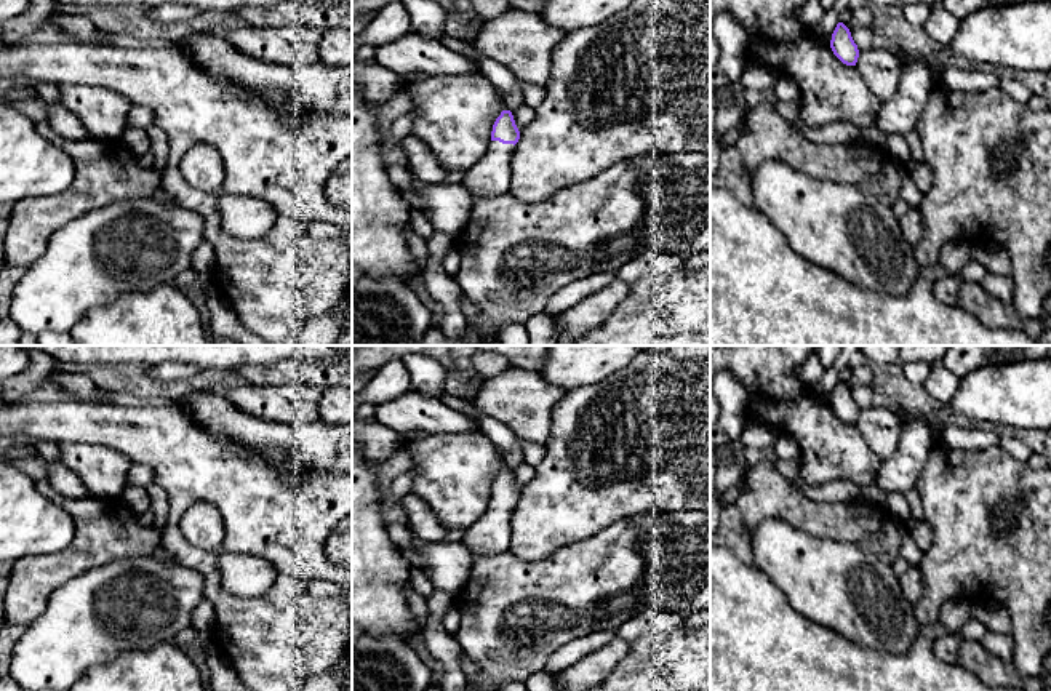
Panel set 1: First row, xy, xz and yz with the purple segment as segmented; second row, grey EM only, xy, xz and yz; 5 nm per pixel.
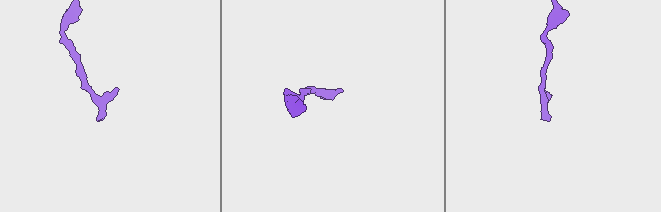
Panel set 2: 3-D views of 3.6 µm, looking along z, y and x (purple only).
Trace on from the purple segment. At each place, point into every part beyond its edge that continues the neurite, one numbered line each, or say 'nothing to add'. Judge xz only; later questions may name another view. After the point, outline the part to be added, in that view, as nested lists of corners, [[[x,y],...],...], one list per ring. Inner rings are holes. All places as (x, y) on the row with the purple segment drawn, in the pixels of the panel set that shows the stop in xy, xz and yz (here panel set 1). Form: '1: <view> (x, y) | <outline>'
1: xz (490, 176) | [[[491,141],[486,155],[464,173],[461,184],[472,198],[504,195],[510,190],[510,157],[514,144]]]

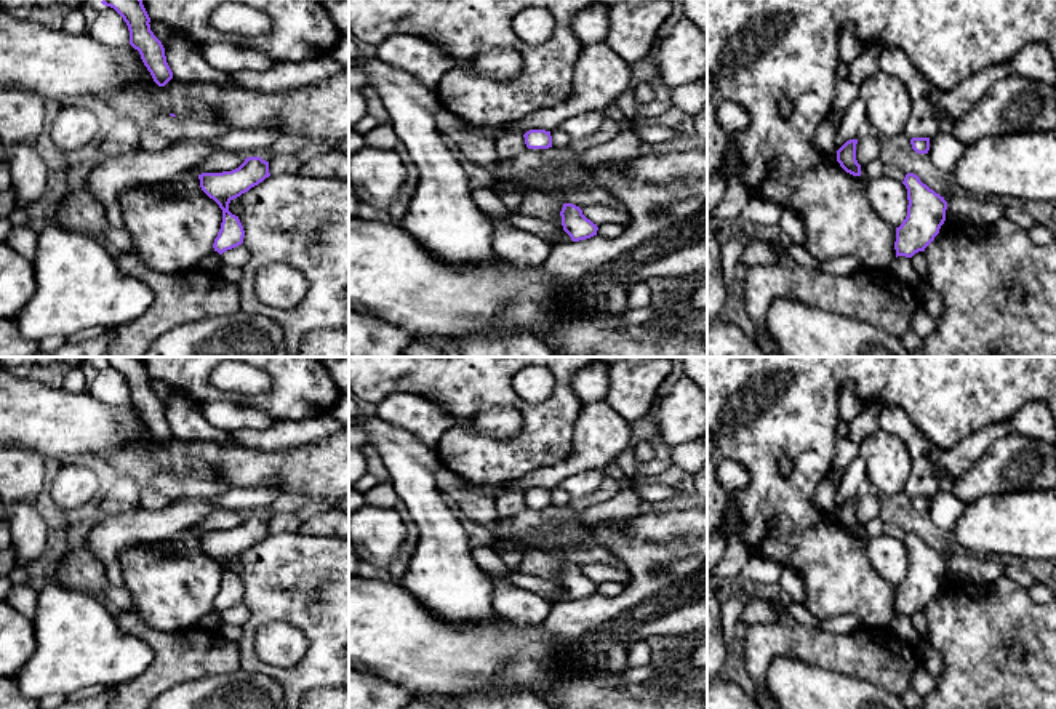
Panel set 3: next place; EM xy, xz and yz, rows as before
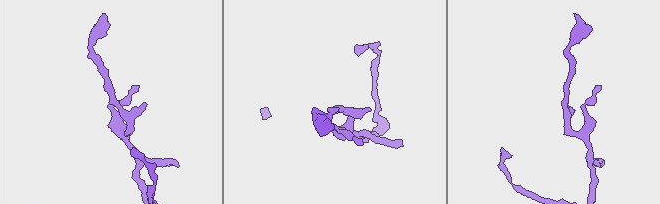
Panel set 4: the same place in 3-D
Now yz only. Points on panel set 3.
nothing to add

